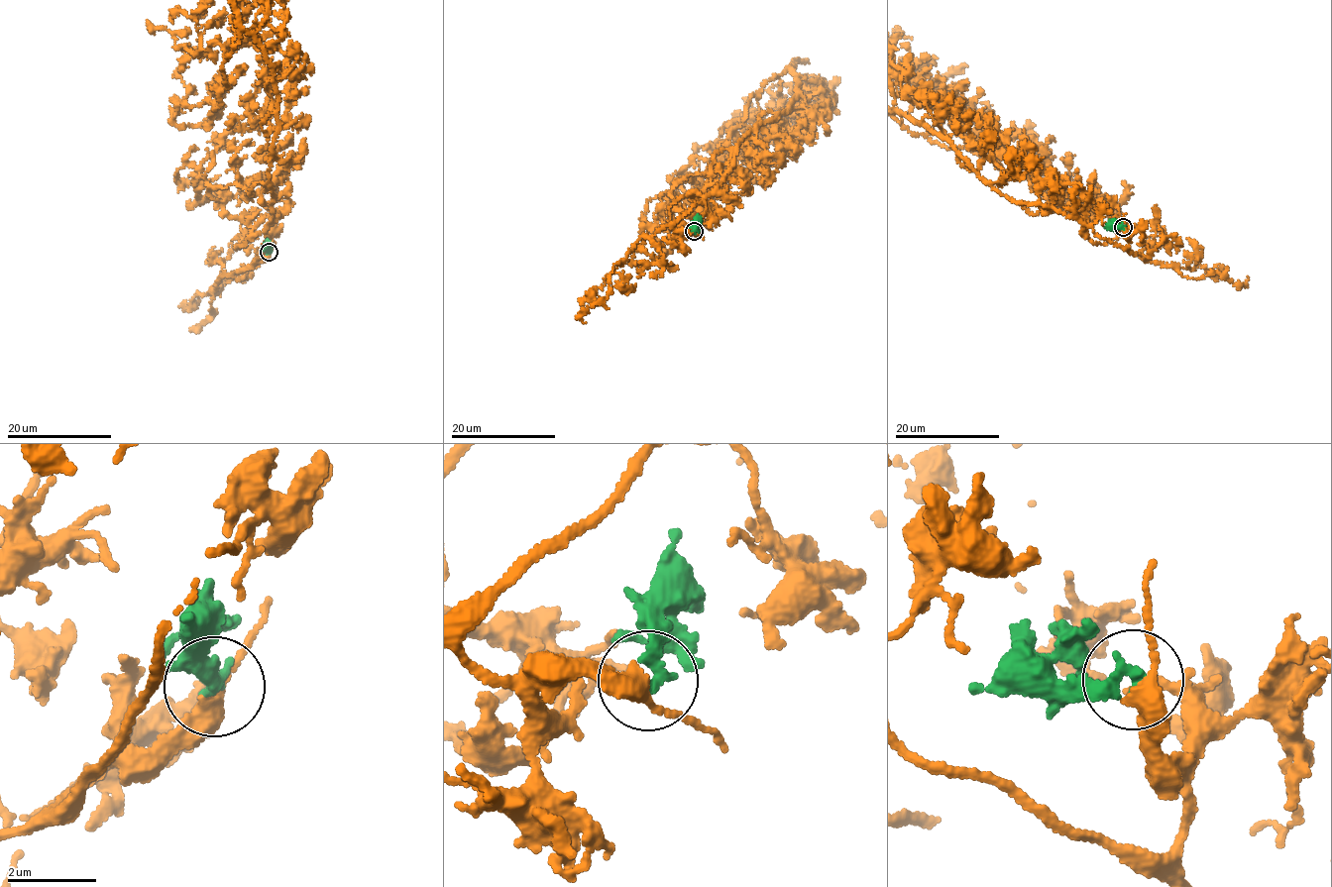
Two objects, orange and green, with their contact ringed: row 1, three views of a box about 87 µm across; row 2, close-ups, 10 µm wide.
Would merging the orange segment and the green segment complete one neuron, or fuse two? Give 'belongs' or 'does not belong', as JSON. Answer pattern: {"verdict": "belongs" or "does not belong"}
{"verdict": "belongs"}

